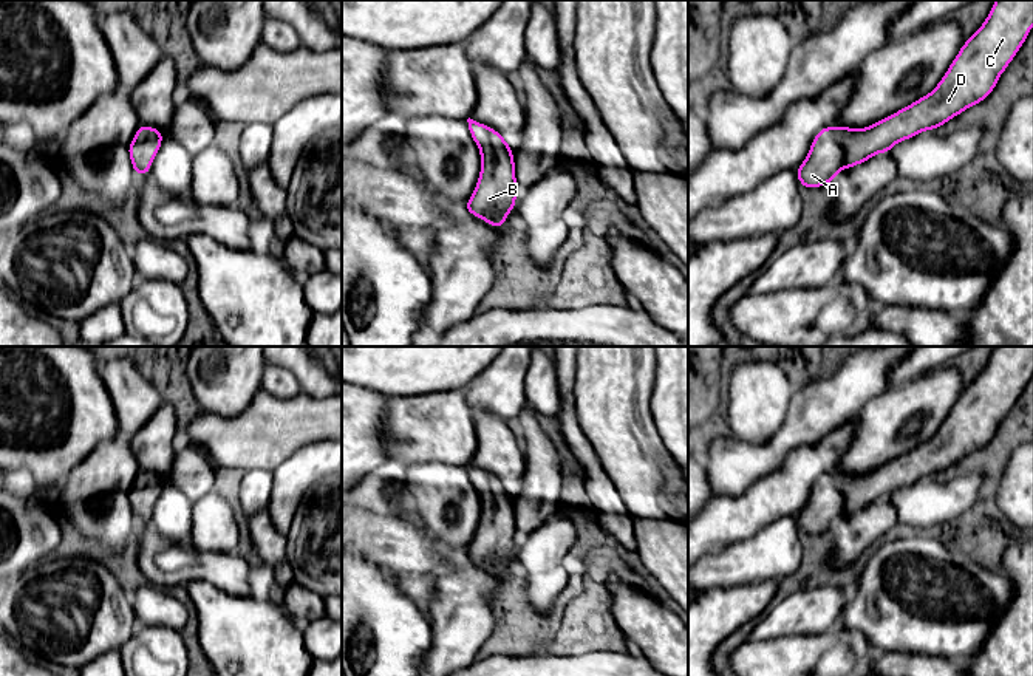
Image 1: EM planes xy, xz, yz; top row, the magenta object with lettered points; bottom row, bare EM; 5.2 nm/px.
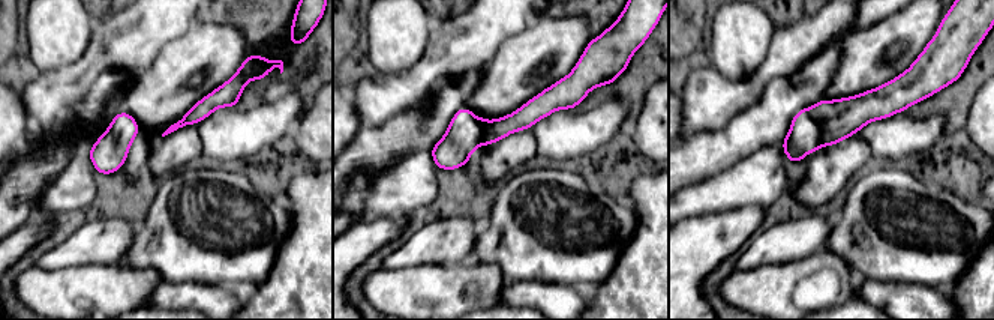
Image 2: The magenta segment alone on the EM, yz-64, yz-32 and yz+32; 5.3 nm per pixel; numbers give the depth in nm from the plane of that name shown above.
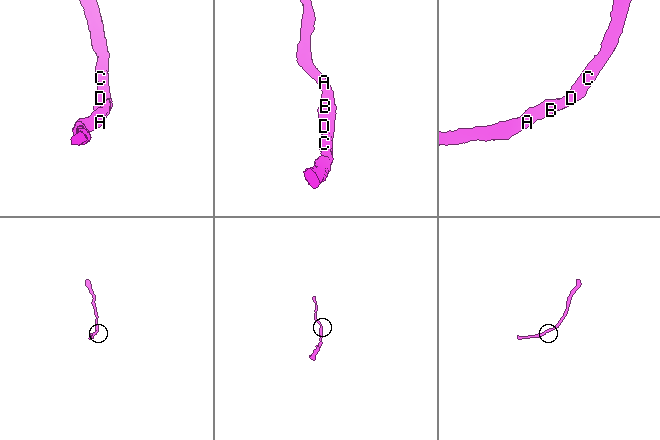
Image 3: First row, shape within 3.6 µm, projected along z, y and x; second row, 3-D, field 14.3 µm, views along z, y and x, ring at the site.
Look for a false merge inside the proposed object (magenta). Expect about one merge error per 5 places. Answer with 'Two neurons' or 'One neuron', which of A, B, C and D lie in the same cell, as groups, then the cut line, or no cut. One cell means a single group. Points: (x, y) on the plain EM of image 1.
One neuron. Groups: A B C D. No split

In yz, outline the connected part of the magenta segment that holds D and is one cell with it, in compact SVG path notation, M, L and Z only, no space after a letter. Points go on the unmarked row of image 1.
M996 347L982 373L962 391L929 441L866 475L821 475L796 515L801 532L823 534L840 517L855 514L877 500L889 500L898 487L936 476L987 446L1031 373L1033 347Z

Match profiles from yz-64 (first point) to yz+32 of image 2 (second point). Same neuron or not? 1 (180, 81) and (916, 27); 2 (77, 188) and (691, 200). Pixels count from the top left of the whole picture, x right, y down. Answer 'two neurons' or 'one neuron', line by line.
1: one neuron
2: one neuron

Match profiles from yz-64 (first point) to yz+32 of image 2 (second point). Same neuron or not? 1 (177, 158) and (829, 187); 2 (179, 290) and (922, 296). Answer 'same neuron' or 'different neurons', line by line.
1: same neuron
2: same neuron

